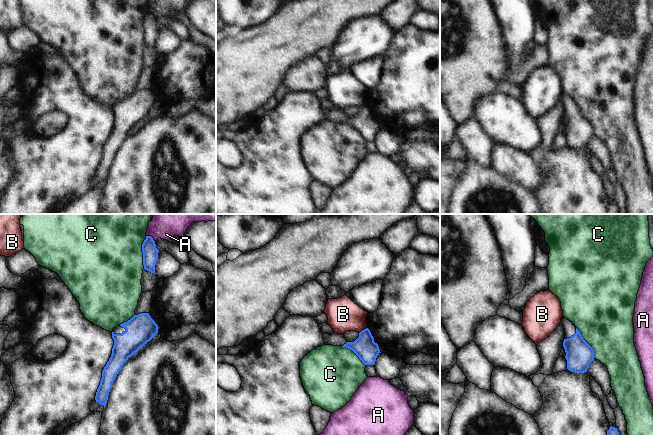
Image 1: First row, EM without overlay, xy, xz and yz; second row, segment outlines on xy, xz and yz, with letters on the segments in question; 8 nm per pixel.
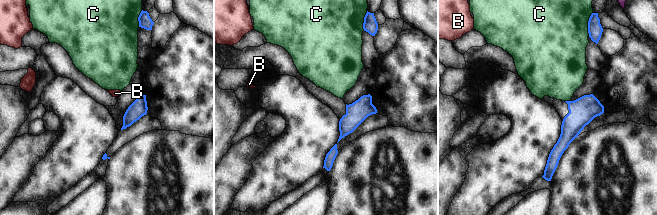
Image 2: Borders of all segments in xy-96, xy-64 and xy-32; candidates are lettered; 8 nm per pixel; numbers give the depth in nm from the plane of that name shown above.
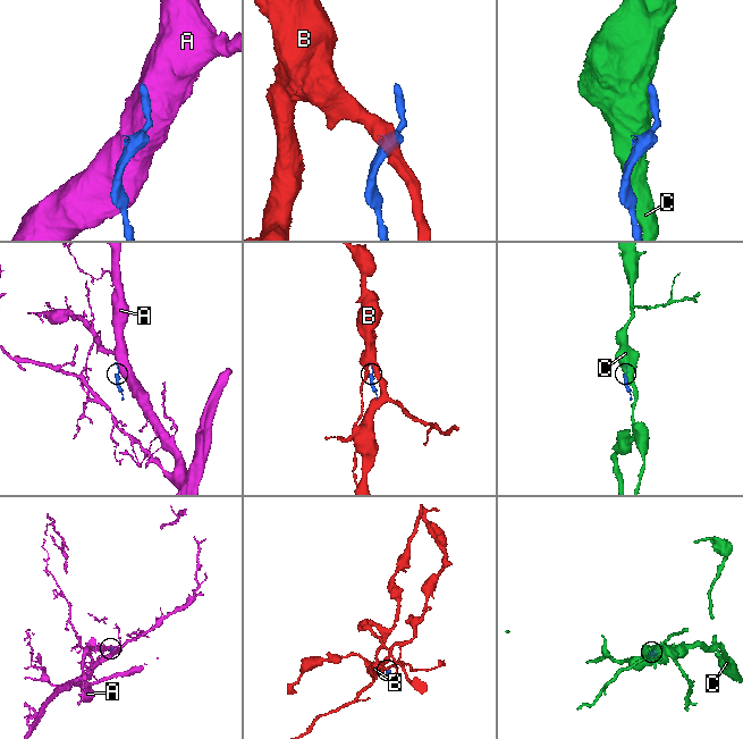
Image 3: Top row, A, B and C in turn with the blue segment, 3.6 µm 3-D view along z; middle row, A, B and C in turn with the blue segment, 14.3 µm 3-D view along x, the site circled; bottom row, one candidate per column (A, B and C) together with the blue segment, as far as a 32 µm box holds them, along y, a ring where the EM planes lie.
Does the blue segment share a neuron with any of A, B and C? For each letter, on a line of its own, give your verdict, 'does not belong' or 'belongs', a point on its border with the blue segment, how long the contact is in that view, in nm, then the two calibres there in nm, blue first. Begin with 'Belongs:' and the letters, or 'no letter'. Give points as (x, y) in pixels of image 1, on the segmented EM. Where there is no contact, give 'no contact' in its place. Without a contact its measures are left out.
Belongs: no letter
A: does not belong; meets blue in xy at (151, 237); contact 90 nm long; 130 nm thick on the blue side, 300 nm on the other
B: does not belong; meets blue in xz at (362, 330); contact 80 nm long; 180 nm thick on the blue side, 260 nm on the other
C: does not belong; meets blue in xy at (142, 251); contact 260 nm long; 130 nm thick on the blue side, 500 nm on the other

